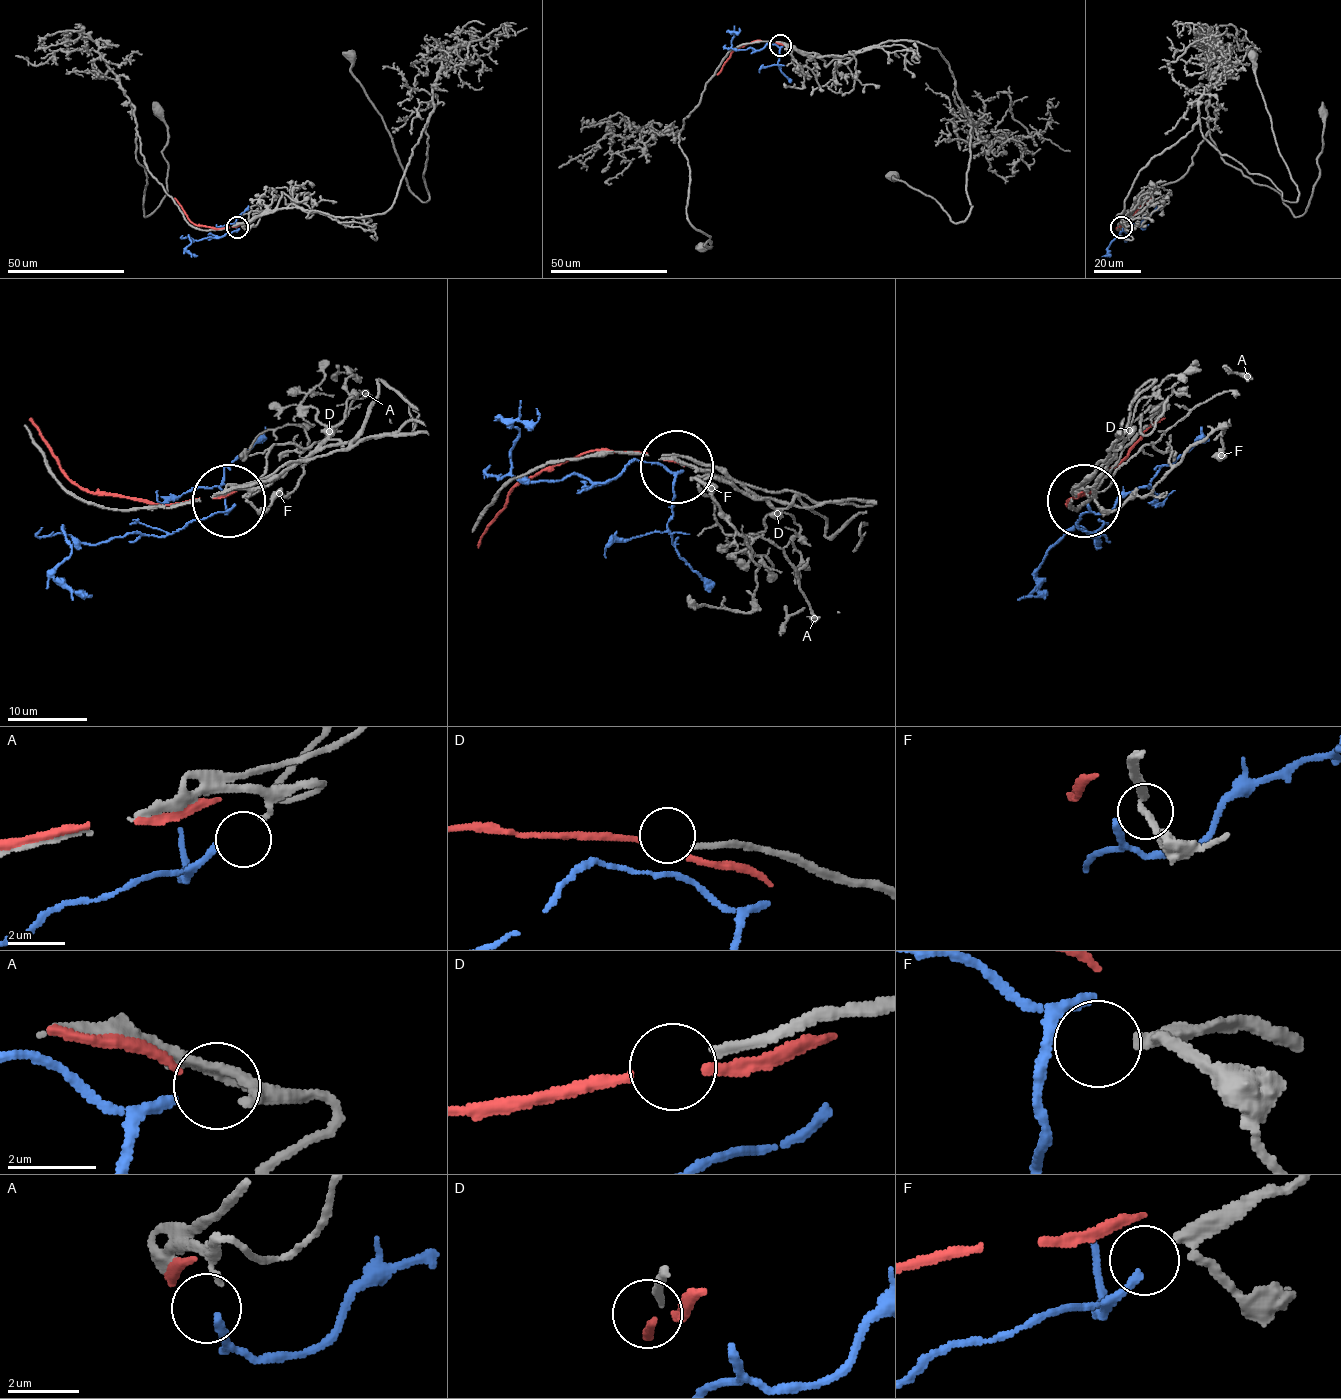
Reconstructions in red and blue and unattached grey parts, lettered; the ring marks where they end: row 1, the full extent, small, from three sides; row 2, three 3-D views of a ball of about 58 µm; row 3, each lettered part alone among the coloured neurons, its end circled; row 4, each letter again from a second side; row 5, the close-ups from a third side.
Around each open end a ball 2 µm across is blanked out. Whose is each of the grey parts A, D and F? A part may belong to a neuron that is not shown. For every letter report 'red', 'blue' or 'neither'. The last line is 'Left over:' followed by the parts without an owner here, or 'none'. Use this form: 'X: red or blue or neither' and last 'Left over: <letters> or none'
A: blue
D: neither
F: neither
Left over: D, F

